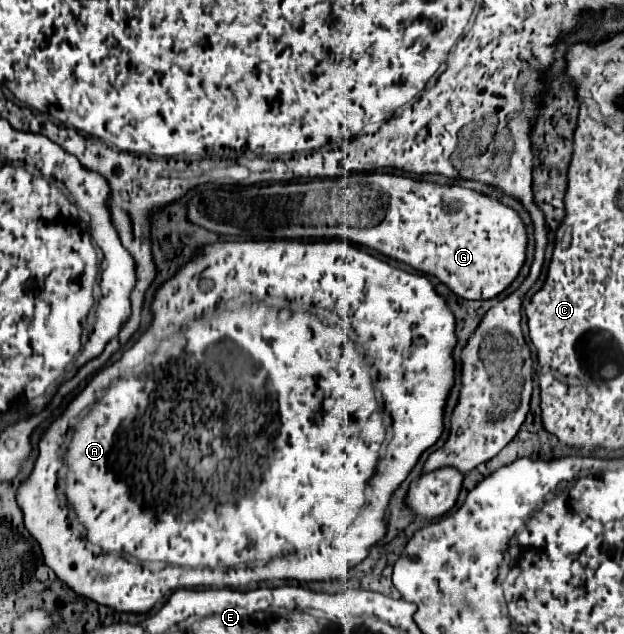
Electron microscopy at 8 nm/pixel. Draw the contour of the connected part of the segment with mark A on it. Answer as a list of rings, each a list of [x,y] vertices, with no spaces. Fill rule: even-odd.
[[[250,240],[250,242],[216,242],[216,244],[206,244],[206,246],[202,246],[202,250],[198,250],[198,254],[196,254],[196,256],[194,256],[194,260],[190,260],[190,262],[186,262],[186,266],[180,266],[180,268],[178,268],[178,270],[176,270],[176,274],[174,274],[174,276],[172,276],[172,278],[171,278],[171,279],[169,279],[169,280],[168,280],[168,281],[166,281],[166,282],[164,282],[164,284],[162,284],[162,286],[160,286],[160,288],[158,288],[158,290],[156,290],[156,294],[155,294],[155,297],[154,297],[154,300],[153,300],[153,302],[152,302],[152,305],[151,305],[151,310],[152,310],[152,311],[153,311],[153,321],[152,321],[152,325],[150,325],[150,327],[149,327],[149,328],[148,328],[148,329],[147,329],[147,330],[146,330],[146,331],[145,331],[145,332],[144,332],[144,333],[143,333],[143,334],[142,334],[142,335],[141,335],[141,336],[140,336],[140,338],[139,338],[139,339],[138,339],[138,340],[137,340],[137,341],[136,341],[136,342],[135,342],[135,343],[134,343],[134,345],[133,345],[133,346],[132,346],[132,347],[131,347],[131,348],[129,348],[129,349],[126,349],[126,350],[125,350],[125,351],[124,351],[124,352],[123,352],[123,355],[122,355],[122,357],[121,357],[121,359],[119,359],[119,360],[118,360],[118,361],[117,361],[117,362],[115,362],[115,363],[113,363],[113,364],[111,364],[111,365],[108,365],[108,366],[106,366],[106,367],[104,367],[104,368],[102,368],[102,369],[100,369],[100,370],[99,370],[99,371],[98,371],[98,372],[97,372],[97,373],[96,373],[96,374],[95,374],[95,375],[94,375],[94,376],[93,376],[93,378],[91,378],[91,379],[90,379],[90,380],[89,380],[89,382],[88,382],[88,383],[87,383],[87,385],[86,385],[86,386],[85,386],[85,388],[84,388],[84,389],[83,389],[83,390],[82,390],[82,391],[81,391],[81,392],[80,392],[80,393],[79,393],[79,394],[78,394],[78,395],[77,395],[77,396],[76,396],[76,397],[75,397],[75,398],[74,398],[74,399],[73,399],[73,400],[71,400],[71,401],[70,401],[70,402],[69,402],[69,403],[68,403],[68,405],[67,405],[67,407],[66,407],[66,408],[65,408],[65,410],[64,410],[64,412],[63,412],[63,413],[62,413],[62,414],[61,414],[61,415],[59,415],[59,416],[58,416],[58,417],[57,417],[57,418],[56,418],[56,419],[55,419],[55,420],[54,420],[54,422],[53,422],[53,423],[52,423],[52,424],[51,424],[51,425],[50,425],[50,427],[49,427],[49,428],[48,428],[48,430],[46,430],[46,432],[44,432],[44,436],[42,436],[42,440],[40,440],[40,442],[38,442],[38,458],[36,458],[36,462],[34,462],[34,470],[32,470],[32,472],[30,472],[30,476],[28,476],[28,480],[26,480],[26,482],[22,482],[22,484],[20,484],[20,486],[18,486],[18,494],[16,494],[16,498],[18,498],[18,506],[20,506],[20,510],[22,510],[22,514],[24,514],[24,526],[26,526],[26,530],[28,530],[28,532],[30,532],[30,536],[34,536],[34,538],[36,538],[36,542],[38,542],[38,544],[40,544],[40,548],[42,548],[42,556],[44,556],[44,564],[46,564],[46,566],[48,566],[48,568],[50,568],[50,570],[54,570],[54,574],[56,574],[56,576],[58,576],[58,578],[60,578],[60,580],[62,580],[62,582],[64,582],[64,584],[68,584],[68,586],[70,586],[70,588],[72,588],[72,590],[74,590],[74,592],[76,592],[76,594],[78,594],[78,596],[84,596],[84,598],[90,598],[90,600],[94,600],[94,602],[98,602],[98,604],[104,604],[104,606],[110,606],[110,608],[114,608],[114,610],[118,610],[118,612],[128,612],[128,614],[146,614],[146,612],[148,612],[148,610],[152,610],[152,608],[154,608],[154,604],[156,604],[156,602],[158,602],[158,600],[162,600],[162,598],[166,598],[166,596],[170,596],[170,592],[174,592],[174,590],[180,590],[180,588],[198,588],[198,586],[210,586],[210,588],[226,588],[226,586],[230,586],[230,588],[242,588],[242,586],[248,586],[248,584],[254,584],[254,582],[262,582],[262,580],[272,580],[272,578],[278,578],[278,580],[302,580],[302,582],[328,582],[328,580],[346,580],[346,578],[348,578],[348,570],[352,570],[352,568],[354,568],[354,566],[358,566],[358,564],[360,564],[360,562],[362,562],[362,560],[364,560],[364,558],[366,558],[366,556],[368,556],[368,554],[370,554],[370,548],[372,548],[372,546],[376,546],[376,544],[378,544],[378,542],[380,542],[380,540],[382,540],[382,538],[384,538],[384,534],[386,534],[386,528],[388,528],[388,526],[386,526],[386,508],[388,508],[388,504],[390,504],[390,498],[392,498],[392,494],[394,494],[394,490],[396,490],[396,488],[398,488],[398,486],[400,486],[400,484],[402,484],[402,482],[404,482],[404,480],[406,480],[406,476],[408,476],[408,474],[410,474],[410,472],[412,472],[412,468],[414,468],[414,466],[416,466],[416,462],[418,462],[418,458],[420,458],[420,456],[422,456],[422,452],[424,452],[424,450],[428,450],[428,448],[430,448],[430,446],[434,446],[434,444],[436,444],[436,442],[438,442],[438,440],[440,440],[440,436],[442,436],[442,432],[444,432],[444,408],[446,408],[446,398],[448,398],[448,392],[450,392],[450,388],[452,388],[452,384],[454,384],[454,352],[452,352],[452,350],[454,350],[454,346],[456,346],[456,342],[458,342],[458,336],[456,336],[456,318],[454,318],[454,314],[452,314],[452,310],[450,310],[450,306],[448,306],[448,302],[446,302],[446,300],[444,300],[444,298],[442,298],[442,296],[440,296],[440,294],[438,294],[438,292],[436,292],[436,290],[434,290],[434,286],[432,286],[432,282],[430,282],[430,280],[428,280],[428,278],[426,278],[426,276],[422,276],[422,274],[410,274],[410,272],[404,272],[404,270],[400,270],[400,268],[394,268],[394,266],[390,266],[390,264],[388,264],[388,262],[384,262],[384,260],[380,260],[380,258],[376,258],[376,256],[372,256],[372,254],[368,254],[368,252],[362,252],[362,250],[358,250],[358,248],[354,248],[354,246],[352,246],[352,244],[350,244],[350,242],[346,242],[346,240],[330,240],[330,241],[316,241],[316,242],[298,242],[298,240],[272,240],[272,242],[270,242],[270,240],[260,240],[260,242],[254,242],[254,240]],[[274,297],[278,297],[278,298],[286,298],[286,300],[287,300],[287,302],[288,302],[288,303],[289,303],[289,306],[285,306],[285,307],[283,307],[283,308],[276,308],[276,307],[275,307],[275,305],[276,305],[276,303],[277,303],[277,301],[276,301],[276,298],[274,298]],[[290,300],[292,300],[292,302],[296,302],[296,304],[298,304],[298,306],[302,306],[302,310],[293,310],[293,309],[292,309],[292,308],[291,308],[291,307],[290,307]],[[312,306],[314,306],[314,308],[318,308],[318,306],[320,306],[320,308],[344,308],[344,316],[346,316],[346,318],[352,318],[352,326],[354,326],[354,330],[356,330],[356,332],[358,332],[358,347],[359,347],[359,348],[361,348],[361,350],[362,350],[362,351],[363,351],[363,353],[364,353],[364,354],[366,354],[366,358],[368,358],[368,360],[370,360],[370,362],[368,362],[368,361],[367,361],[367,360],[364,360],[364,354],[362,354],[362,352],[358,352],[358,350],[356,350],[356,344],[354,344],[354,342],[350,342],[350,338],[348,338],[348,334],[346,334],[346,332],[344,332],[344,328],[342,328],[342,326],[328,326],[328,324],[326,324],[326,326],[324,326],[324,322],[322,322],[322,320],[320,320],[320,318],[318,318],[318,316],[316,316],[316,314],[314,314],[314,312],[310,312],[310,310],[308,310],[308,308],[312,308]],[[366,362],[367,362],[367,363],[368,363],[368,364],[369,364],[369,365],[370,365],[370,366],[371,366],[371,367],[372,367],[372,368],[373,368],[373,367],[374,367],[374,366],[376,366],[376,368],[378,368],[378,371],[377,371],[377,373],[376,373],[376,375],[375,375],[375,376],[374,376],[374,378],[372,378],[372,370],[370,370],[370,366],[366,366]],[[122,377],[127,377],[127,378],[128,378],[128,379],[129,379],[129,384],[123,384],[123,385],[125,385],[125,402],[124,402],[124,404],[122,404],[122,402],[118,402],[118,400],[116,400],[116,402],[110,402],[110,400],[108,400],[108,402],[106,402],[106,394],[104,394],[104,396],[102,396],[102,398],[98,398],[98,400],[96,400],[96,393],[97,393],[97,392],[105,392],[105,391],[107,391],[107,389],[108,389],[108,394],[110,394],[110,392],[112,392],[112,386],[110,386],[110,385],[111,385],[111,384],[113,384],[113,383],[114,383],[114,382],[115,382],[115,385],[116,385],[116,381],[117,381],[117,380],[118,380],[118,379],[119,379],[119,378],[122,378]],[[389,414],[390,414],[390,416],[392,416],[392,430],[394,430],[394,438],[392,438],[392,442],[390,442],[390,446],[388,446],[388,450],[387,450],[387,449],[384,449],[384,440],[385,440],[385,439],[386,439],[386,436],[387,436],[387,432],[386,432],[386,426],[385,426],[385,424],[384,424],[384,416],[385,416],[385,415],[389,415]],[[63,458],[64,458],[64,462],[66,462],[66,466],[68,466],[68,472],[66,472],[66,476],[64,476],[64,498],[63,498],[63,496],[62,496],[62,495],[61,495],[61,493],[60,493],[60,489],[58,489],[58,481],[59,481],[59,479],[60,479],[60,476],[61,476],[61,474],[62,474],[62,473],[63,473],[63,471],[64,471],[64,470],[65,470],[65,466],[64,466],[64,462],[63,462]],[[366,482],[370,482],[370,486],[372,486],[372,488],[370,488],[370,492],[366,492]],[[66,506],[70,506],[70,510],[72,510],[72,512],[74,512],[74,516],[76,516],[76,518],[78,518],[78,522],[80,522],[80,524],[82,524],[82,526],[84,526],[84,537],[83,537],[83,535],[81,535],[81,536],[80,536],[80,531],[79,531],[79,530],[76,530],[76,528],[77,528],[77,527],[75,527],[75,526],[73,526],[73,525],[72,525],[72,524],[68,524],[68,514],[70,514],[70,510],[68,510],[68,508],[66,508]],[[88,542],[90,542],[90,544],[92,544],[92,546],[98,546],[98,548],[100,548],[100,552],[98,552],[98,550],[94,550],[94,552],[92,552],[92,550],[90,550],[90,548],[88,548],[88,546],[86,546],[86,544],[88,544]],[[154,562],[162,562],[162,564],[168,564],[168,566],[166,566],[166,568],[164,568],[164,570],[160,570],[160,572],[152,572],[152,570],[146,570],[146,568],[144,568],[144,564],[154,564]]]

